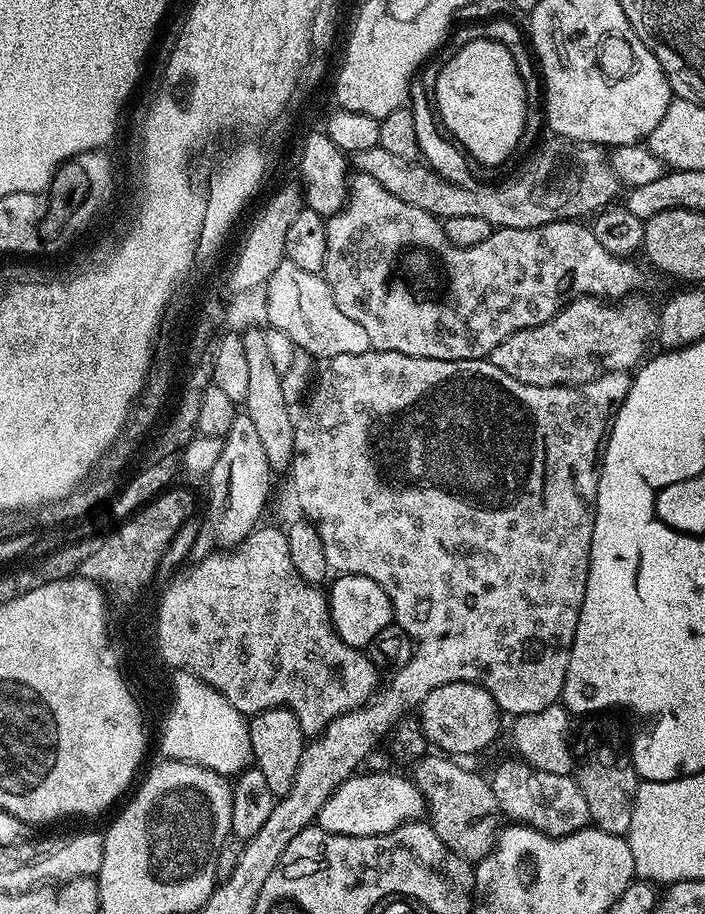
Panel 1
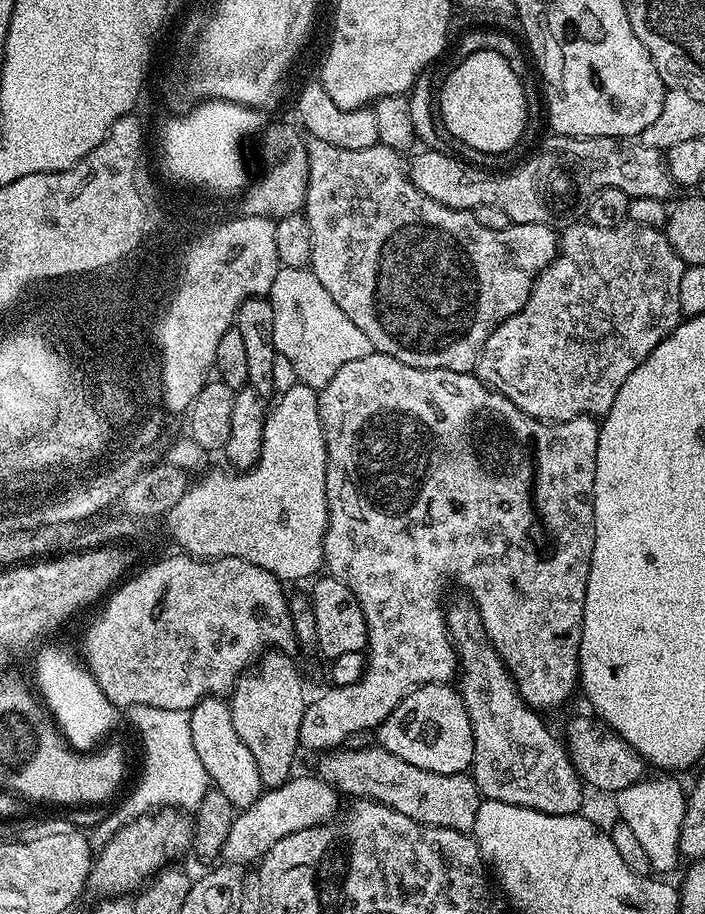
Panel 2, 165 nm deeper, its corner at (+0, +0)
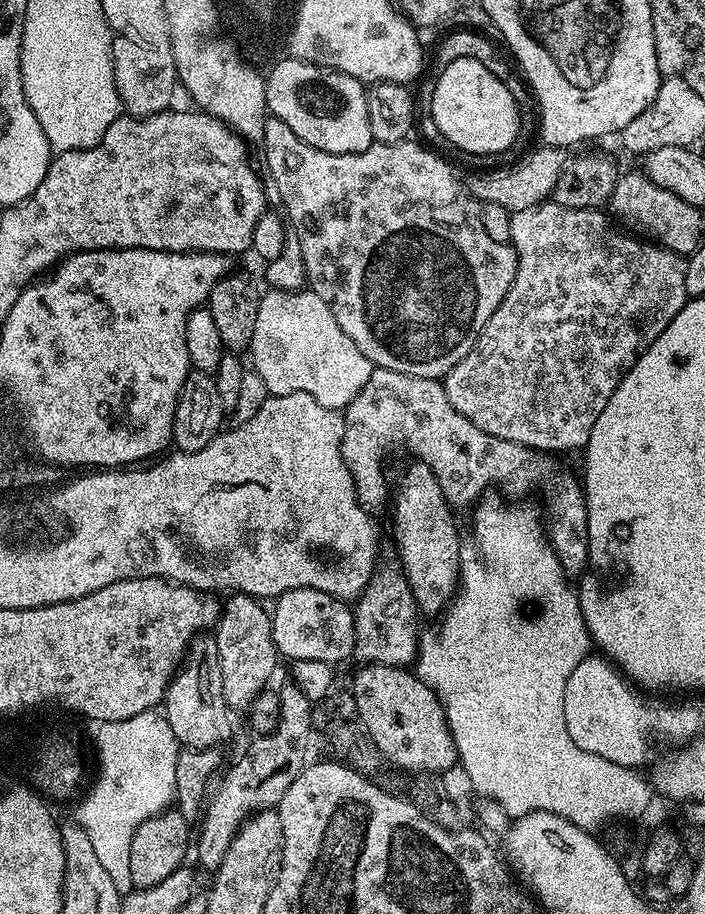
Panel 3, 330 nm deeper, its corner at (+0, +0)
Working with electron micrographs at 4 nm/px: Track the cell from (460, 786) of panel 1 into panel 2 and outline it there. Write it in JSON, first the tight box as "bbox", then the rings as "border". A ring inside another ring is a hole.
{"bbox":[314,744,482,833],"border":[[[376,744],[368,748],[346,749],[321,753],[314,769],[319,778],[336,790],[346,792],[352,798],[373,800],[377,804],[390,806],[420,824],[467,833],[473,831],[482,797],[471,775],[437,774],[421,770]]]}

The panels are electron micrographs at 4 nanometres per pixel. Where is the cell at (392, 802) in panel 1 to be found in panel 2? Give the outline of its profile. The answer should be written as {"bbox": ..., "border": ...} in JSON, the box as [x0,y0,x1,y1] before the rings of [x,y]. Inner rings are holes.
{"bbox":[221,775,339,864],"border":[[[295,775],[283,786],[267,789],[250,807],[235,815],[232,828],[222,848],[221,857],[227,863],[247,864],[261,859],[271,846],[299,830],[331,823],[337,817],[339,791],[317,775]]]}

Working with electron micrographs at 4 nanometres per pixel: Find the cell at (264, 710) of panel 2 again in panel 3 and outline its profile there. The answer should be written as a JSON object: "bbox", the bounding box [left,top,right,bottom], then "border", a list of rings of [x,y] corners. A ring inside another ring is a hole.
{"bbox":[214,592,278,710],"border":[[[245,592],[229,595],[228,601],[223,601],[220,619],[216,622],[214,639],[218,646],[218,662],[222,662],[222,694],[226,698],[229,709],[247,710],[252,707],[254,698],[259,692],[269,687],[268,679],[276,672],[278,653],[272,637],[272,617],[267,607],[263,608],[261,601],[255,596],[247,596]]]}

